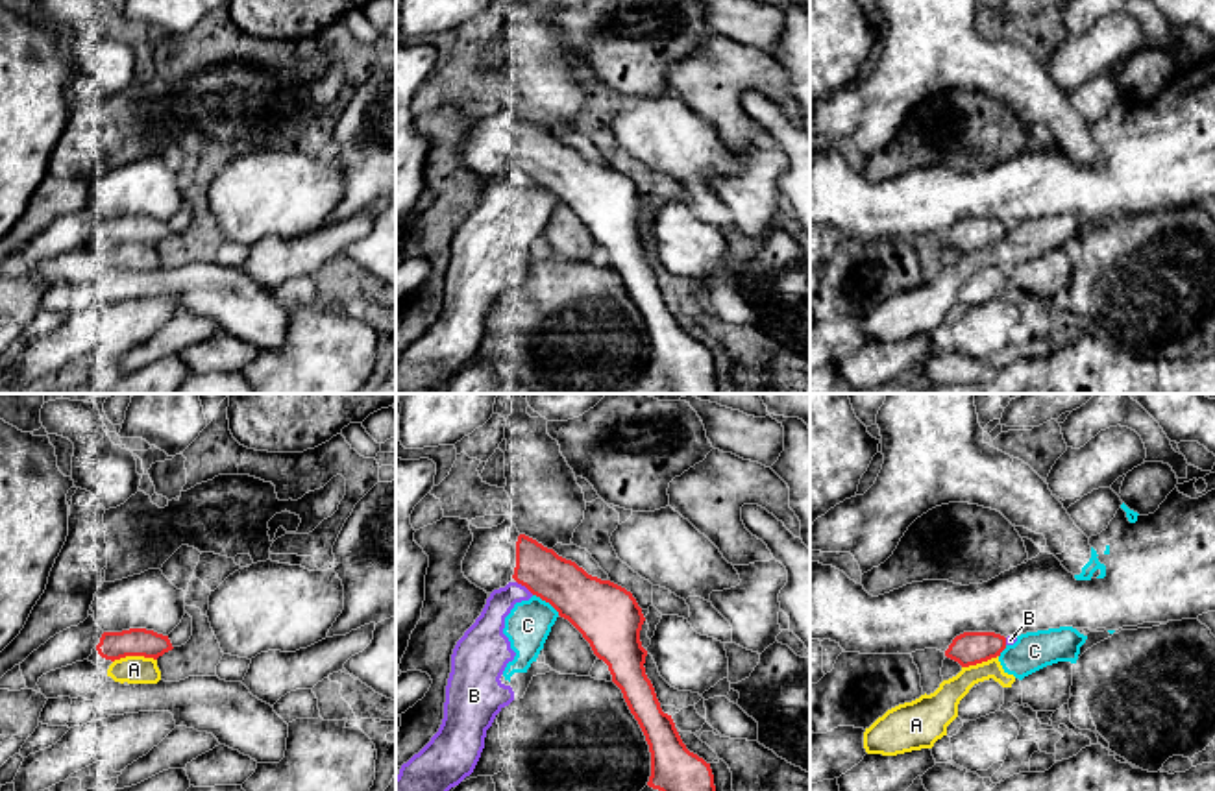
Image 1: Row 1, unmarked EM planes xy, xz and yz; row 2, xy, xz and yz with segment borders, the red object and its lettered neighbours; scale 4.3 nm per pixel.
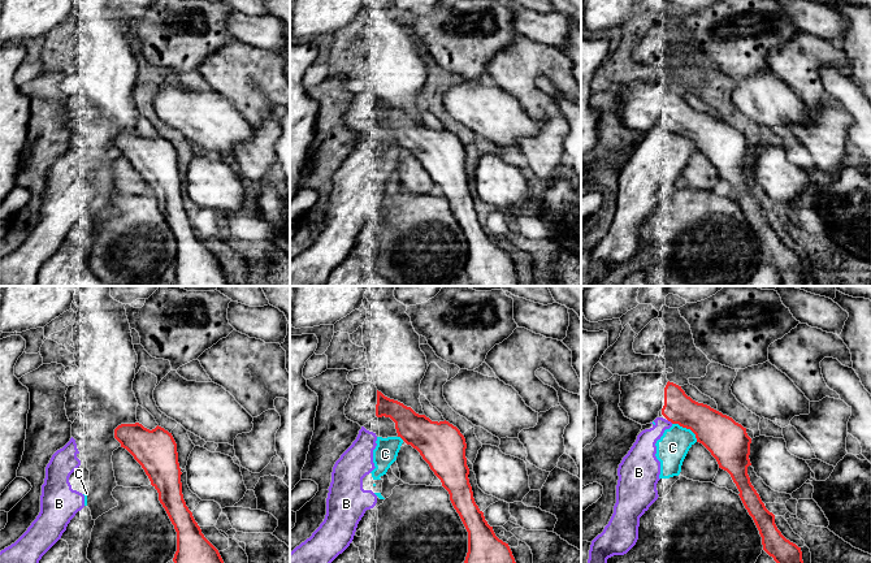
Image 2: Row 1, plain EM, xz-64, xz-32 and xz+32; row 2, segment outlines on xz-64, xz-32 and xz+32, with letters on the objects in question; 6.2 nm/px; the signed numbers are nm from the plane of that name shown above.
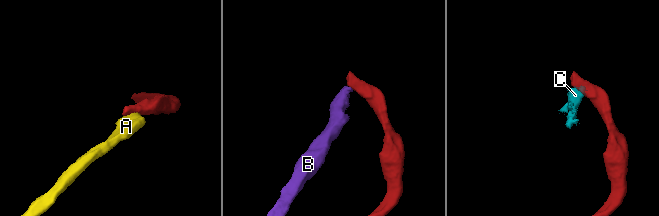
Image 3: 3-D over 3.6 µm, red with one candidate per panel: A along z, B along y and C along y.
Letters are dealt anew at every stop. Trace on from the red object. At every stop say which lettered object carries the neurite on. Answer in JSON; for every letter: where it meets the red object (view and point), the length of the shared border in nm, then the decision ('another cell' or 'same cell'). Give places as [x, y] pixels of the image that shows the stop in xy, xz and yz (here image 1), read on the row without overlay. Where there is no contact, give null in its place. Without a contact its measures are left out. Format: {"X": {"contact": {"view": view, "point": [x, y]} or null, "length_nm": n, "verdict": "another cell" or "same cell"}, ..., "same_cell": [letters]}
{"A": {"contact": {"view": "xy", "point": [134, 241]}, "length_nm": 190, "verdict": "another cell"}, "B": {"contact": {"view": "xz", "point": [526, 172]}, "length_nm": 100, "verdict": "another cell"}, "C": {"contact": {"view": "xz", "point": [546, 187]}, "length_nm": 150, "verdict": "another cell"}, "same_cell": []}

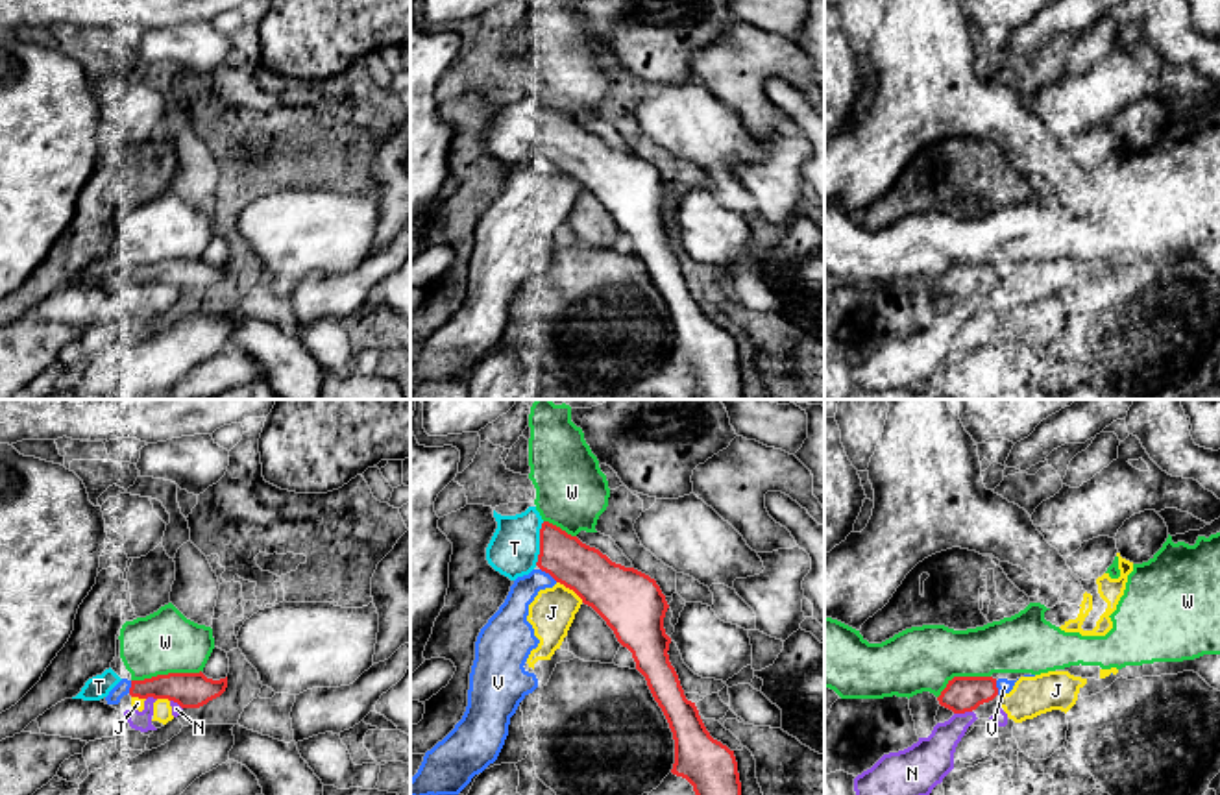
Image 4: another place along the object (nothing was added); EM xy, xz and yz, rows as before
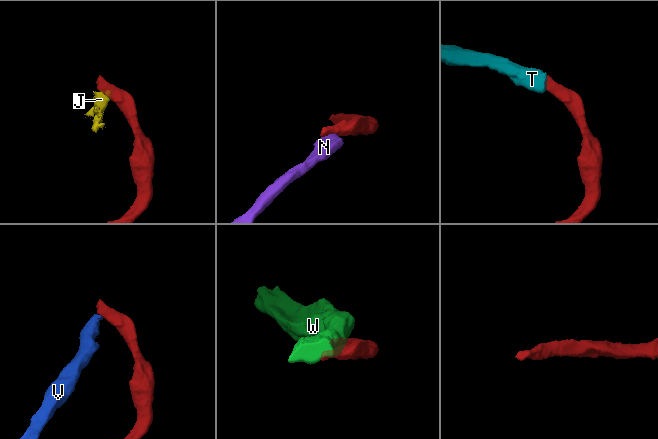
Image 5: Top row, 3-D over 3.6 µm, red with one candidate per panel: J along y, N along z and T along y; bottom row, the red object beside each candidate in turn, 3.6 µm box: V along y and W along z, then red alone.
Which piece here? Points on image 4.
{"J": {"contact": {"view": "xz", "point": [570, 174]}, "length_nm": 150, "verdict": "another cell"}, "N": {"contact": {"view": "yz", "point": [962, 298]}, "length_nm": 80, "verdict": "another cell"}, "T": {"contact": {"view": "xz", "point": [540, 130]}, "length_nm": 200, "verdict": "same cell"}, "V": {"contact": {"view": "xz", "point": [549, 159]}, "length_nm": 100, "verdict": "another cell"}, "W": {"contact": {"view": "xy", "point": [165, 261]}, "length_nm": 300, "verdict": "another cell"}, "same_cell": ["T"]}

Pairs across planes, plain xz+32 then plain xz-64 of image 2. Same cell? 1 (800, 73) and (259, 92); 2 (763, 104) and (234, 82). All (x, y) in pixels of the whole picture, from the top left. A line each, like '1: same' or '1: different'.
1: same
2: different

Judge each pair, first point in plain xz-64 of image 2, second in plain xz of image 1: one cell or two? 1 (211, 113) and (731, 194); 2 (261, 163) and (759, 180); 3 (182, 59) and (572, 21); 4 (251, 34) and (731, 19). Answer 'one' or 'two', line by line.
1: two
2: one
3: one
4: one

